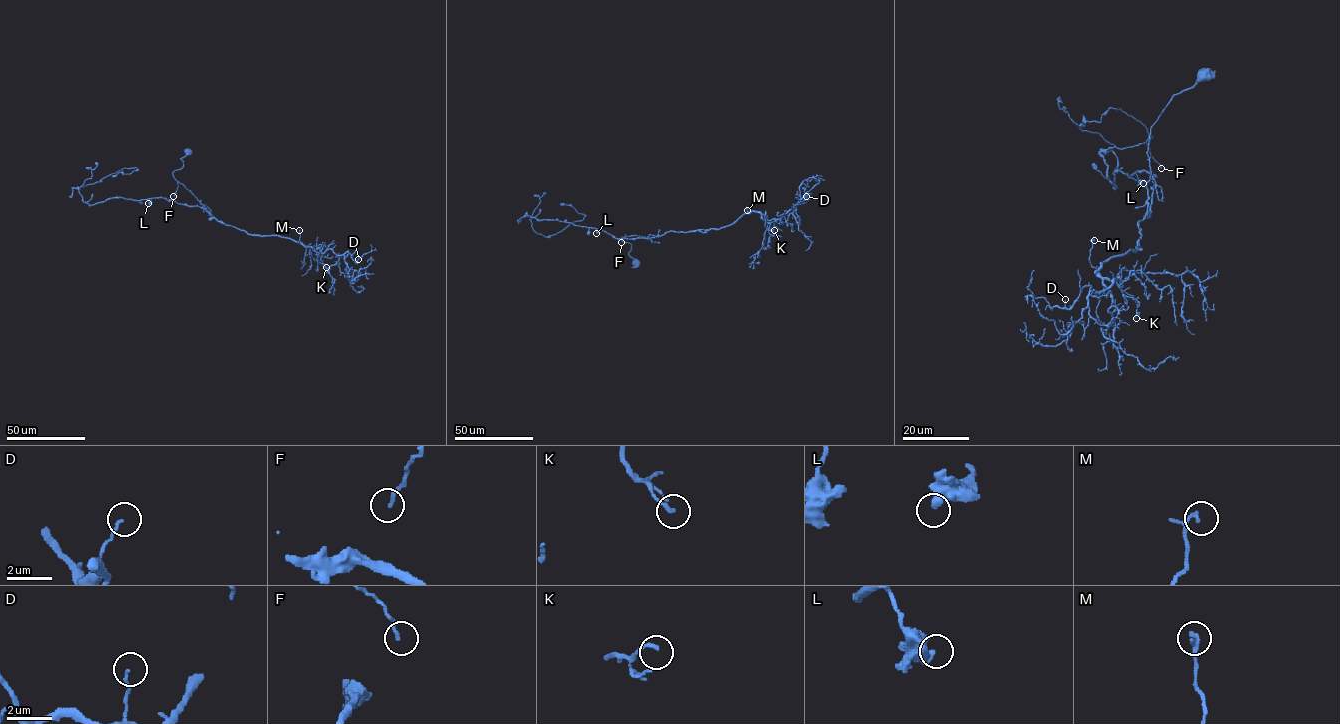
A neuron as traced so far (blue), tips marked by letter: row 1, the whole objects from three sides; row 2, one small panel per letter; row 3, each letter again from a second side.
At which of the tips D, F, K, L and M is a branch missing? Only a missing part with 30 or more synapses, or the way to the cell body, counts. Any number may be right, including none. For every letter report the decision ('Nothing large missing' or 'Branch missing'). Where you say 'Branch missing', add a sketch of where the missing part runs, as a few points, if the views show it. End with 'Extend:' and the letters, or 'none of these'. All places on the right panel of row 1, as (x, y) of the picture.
D: Nothing large missing
F: Nothing large missing
K: Nothing large missing
L: Nothing large missing
M: Nothing large missing
Extend: none of these

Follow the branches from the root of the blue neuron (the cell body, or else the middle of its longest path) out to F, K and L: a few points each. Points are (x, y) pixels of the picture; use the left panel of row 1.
F: (187, 152), (181, 159), (183, 167), (173, 173), (178, 181), (173, 196)
K: (187, 152), (181, 159), (183, 167), (173, 176), (217, 220), (250, 235), (279, 235), (318, 248), (326, 267)
L: (187, 152), (181, 159), (183, 167), (173, 176), (213, 216), (199, 207), (162, 197), (152, 198), (148, 203)

